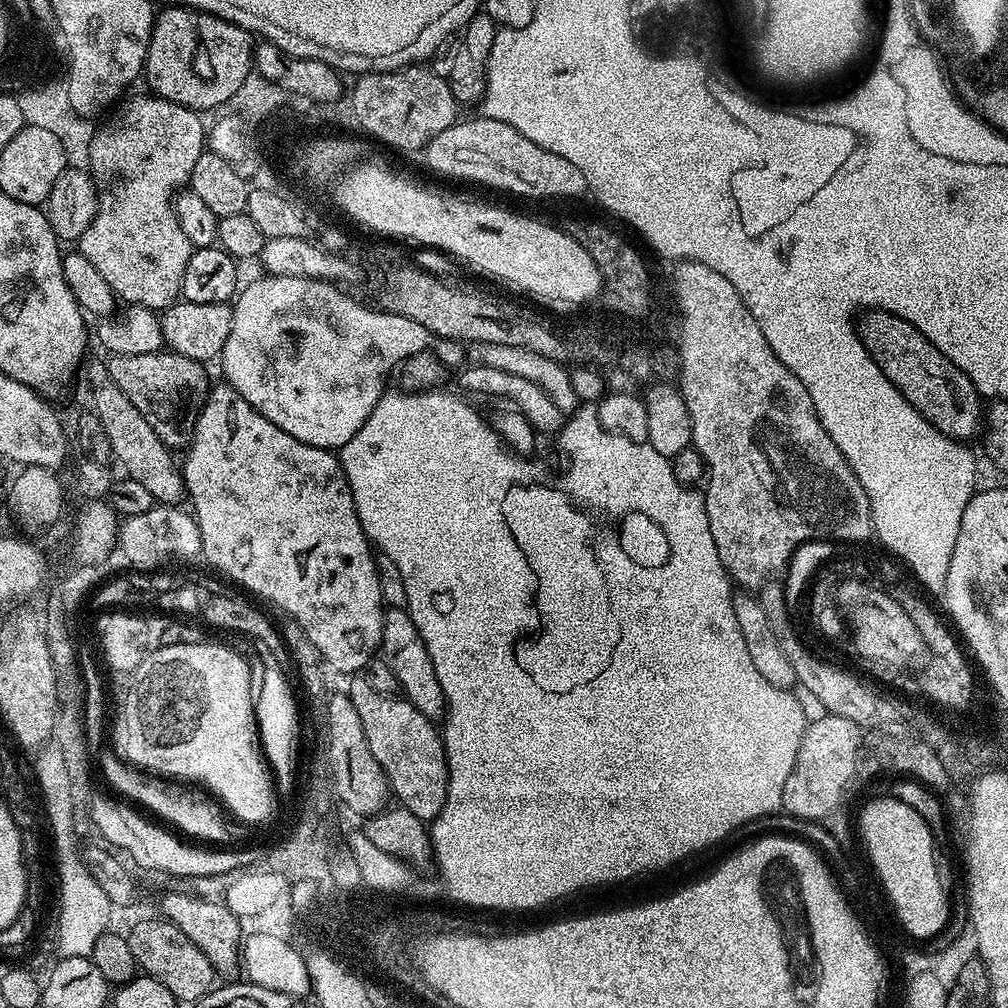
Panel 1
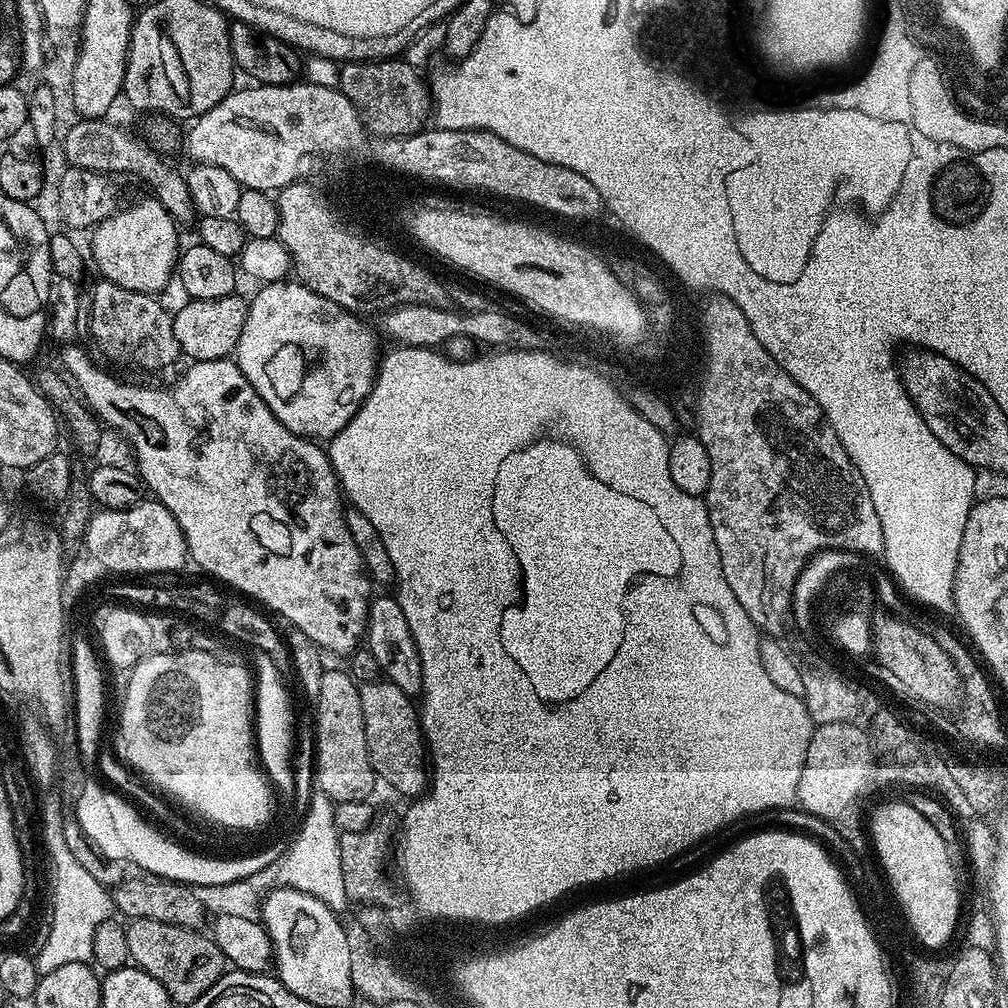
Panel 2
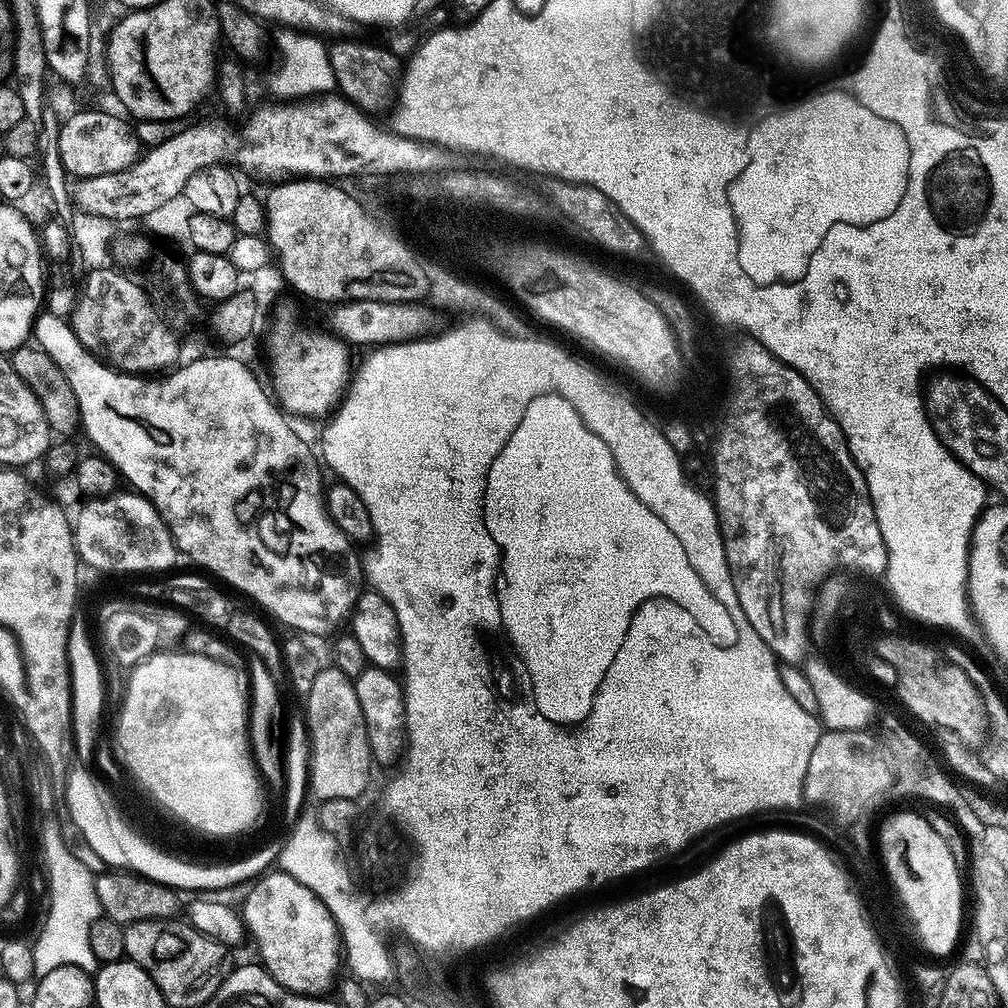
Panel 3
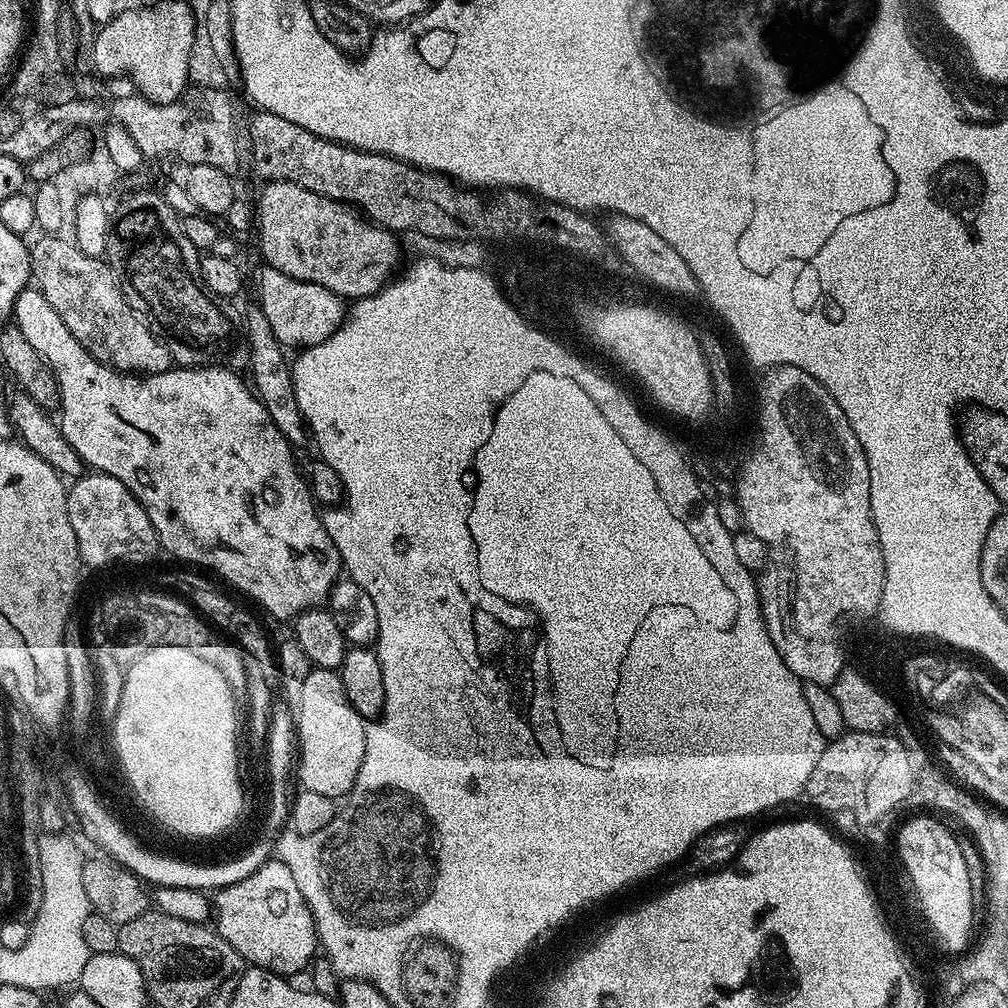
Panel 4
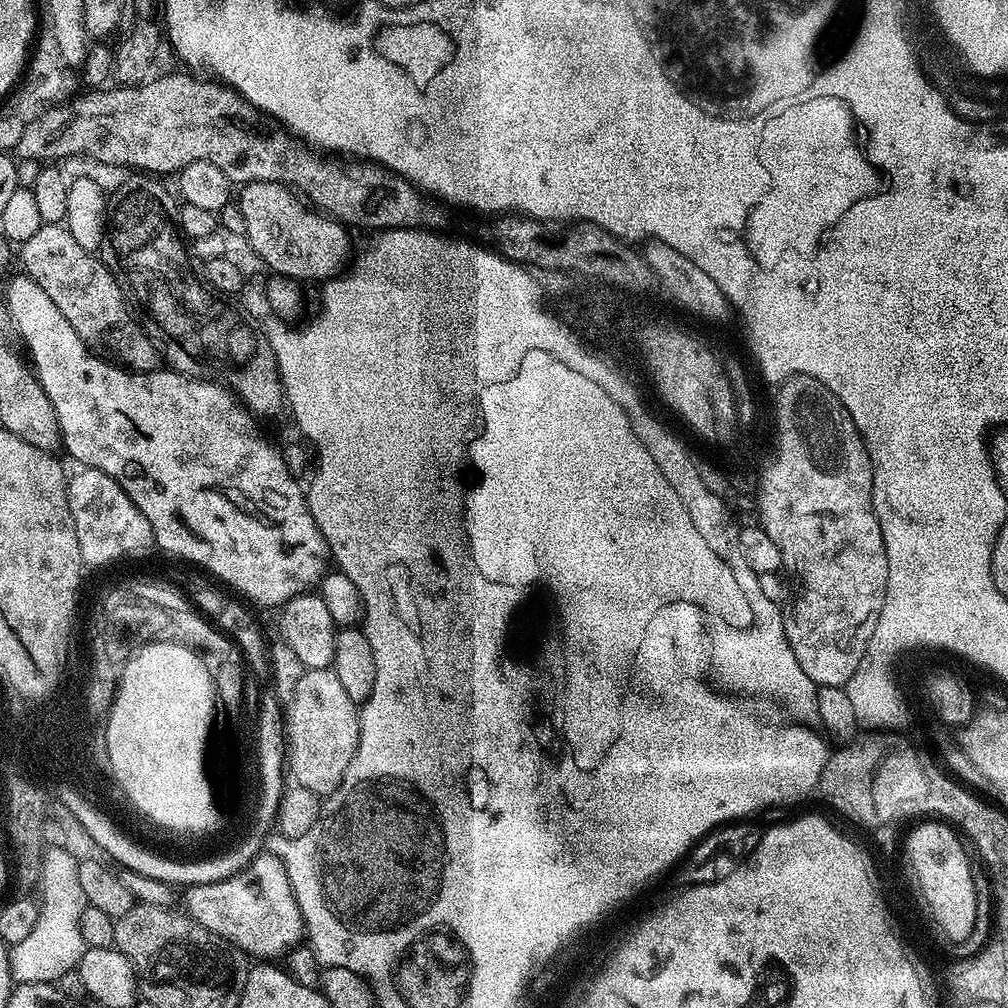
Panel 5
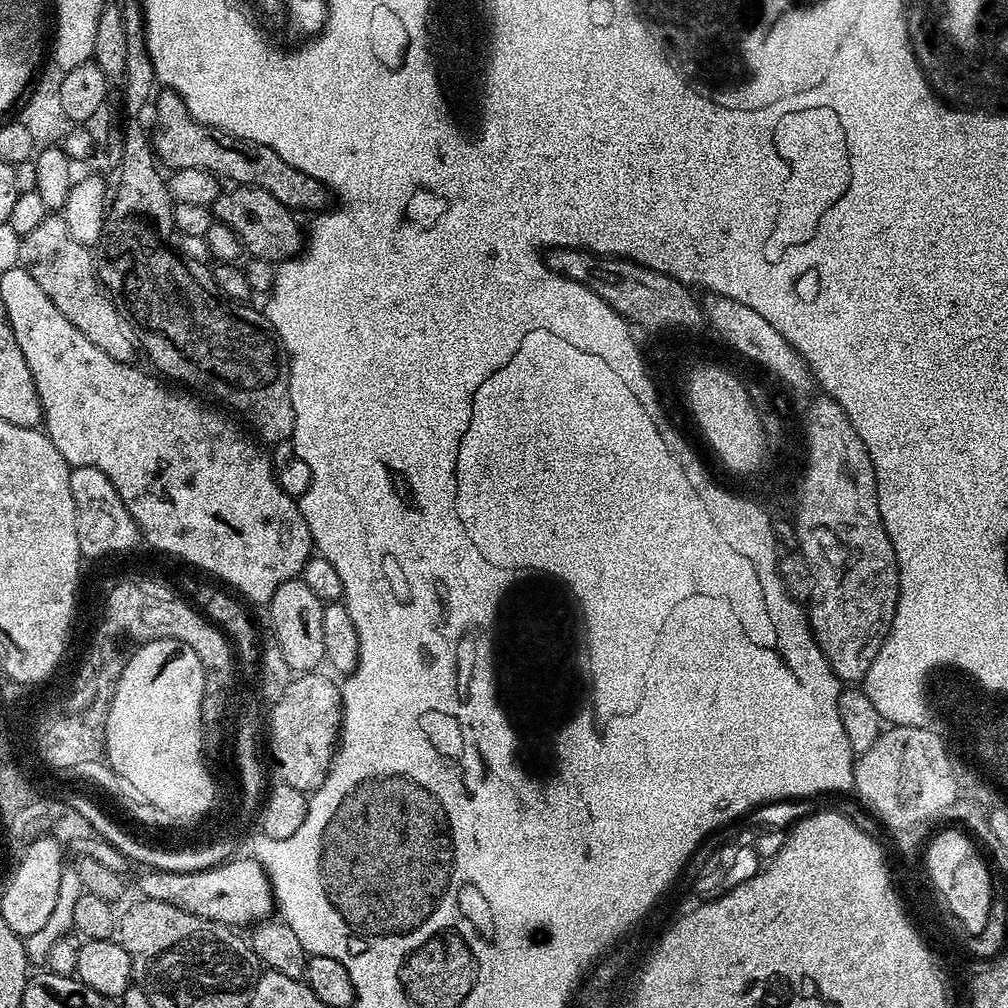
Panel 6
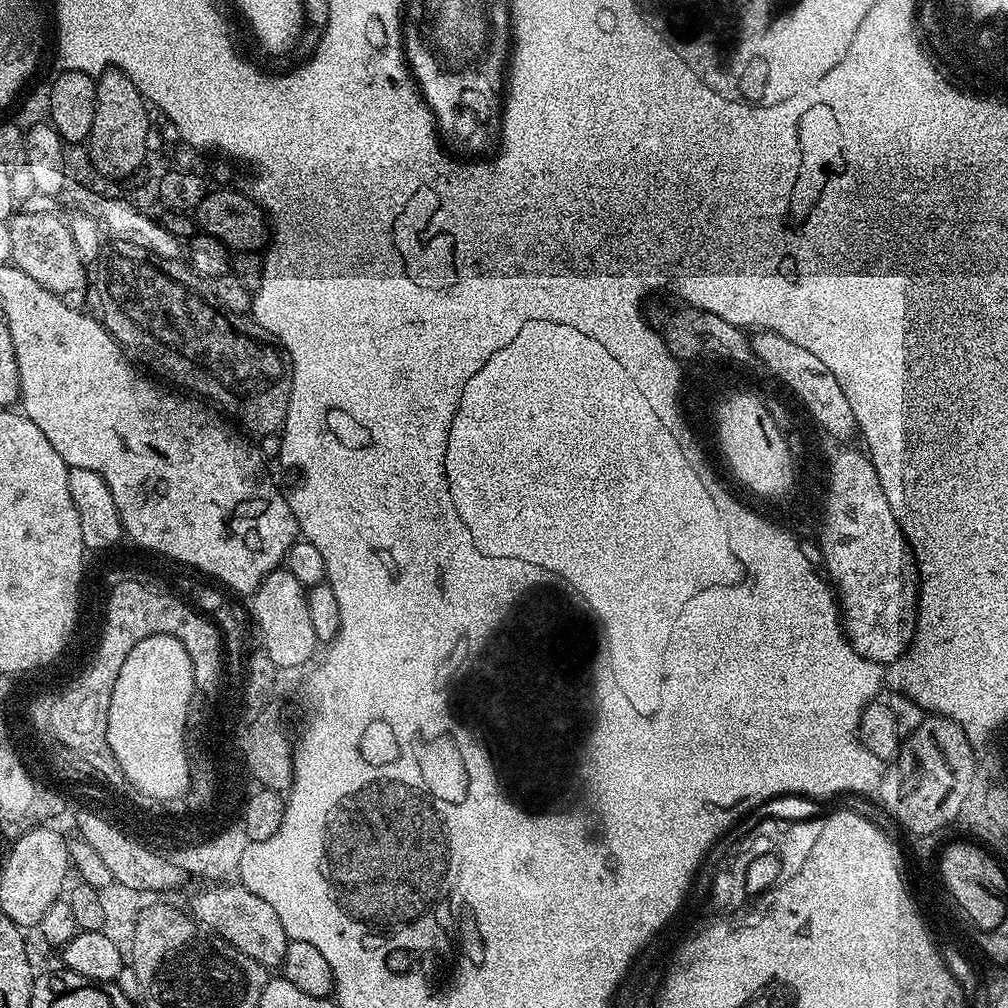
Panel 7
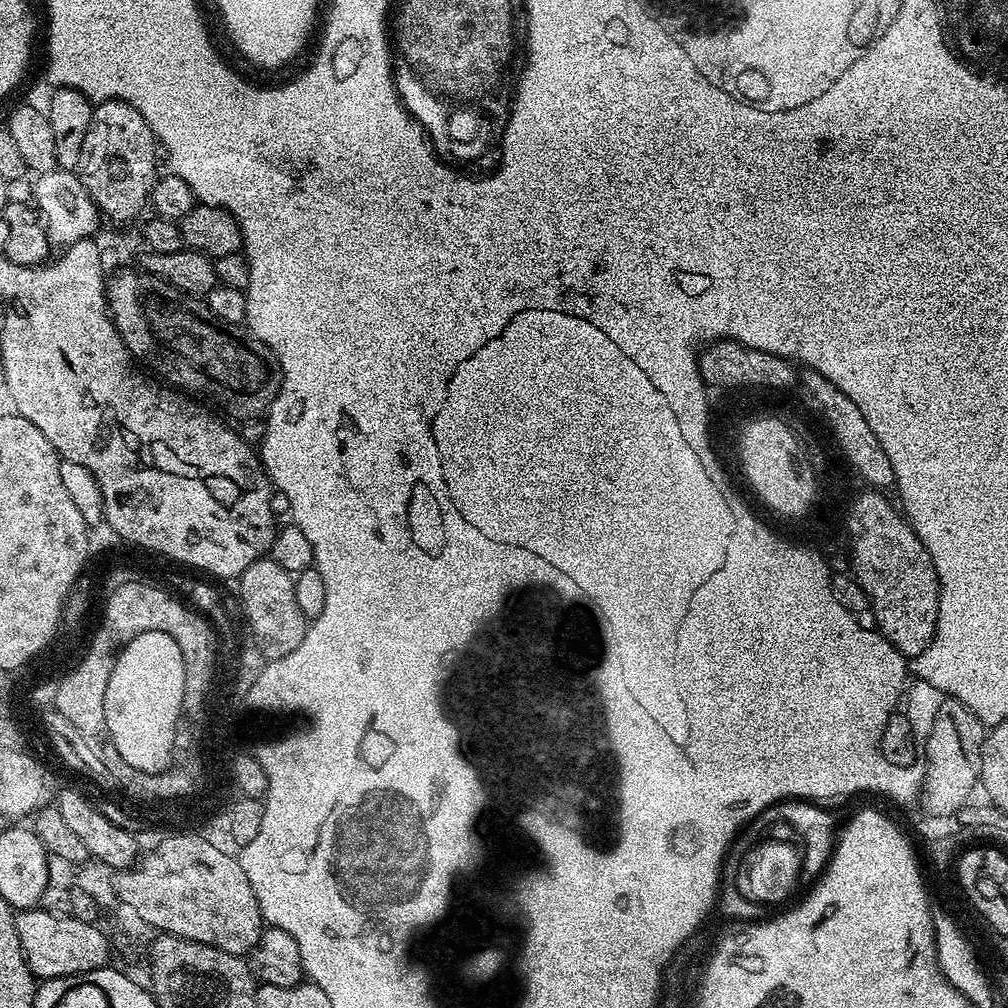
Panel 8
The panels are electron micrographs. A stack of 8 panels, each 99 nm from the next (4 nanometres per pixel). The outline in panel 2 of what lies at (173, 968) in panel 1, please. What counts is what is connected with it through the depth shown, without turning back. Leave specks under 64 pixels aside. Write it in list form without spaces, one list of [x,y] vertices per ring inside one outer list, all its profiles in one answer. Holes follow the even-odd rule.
[[[150,918],[131,921],[127,925],[127,930],[126,942],[130,942],[131,963],[146,974],[150,974],[150,978],[158,978],[158,982],[162,982],[162,986],[177,1005],[187,1006],[190,1002],[202,998],[202,994],[206,994],[206,990],[210,990],[210,986],[214,986],[214,982],[218,982],[218,978],[226,971],[226,961],[222,950],[218,950],[211,935],[204,933],[203,936],[203,931],[195,928],[183,928],[177,924],[158,922]]]

